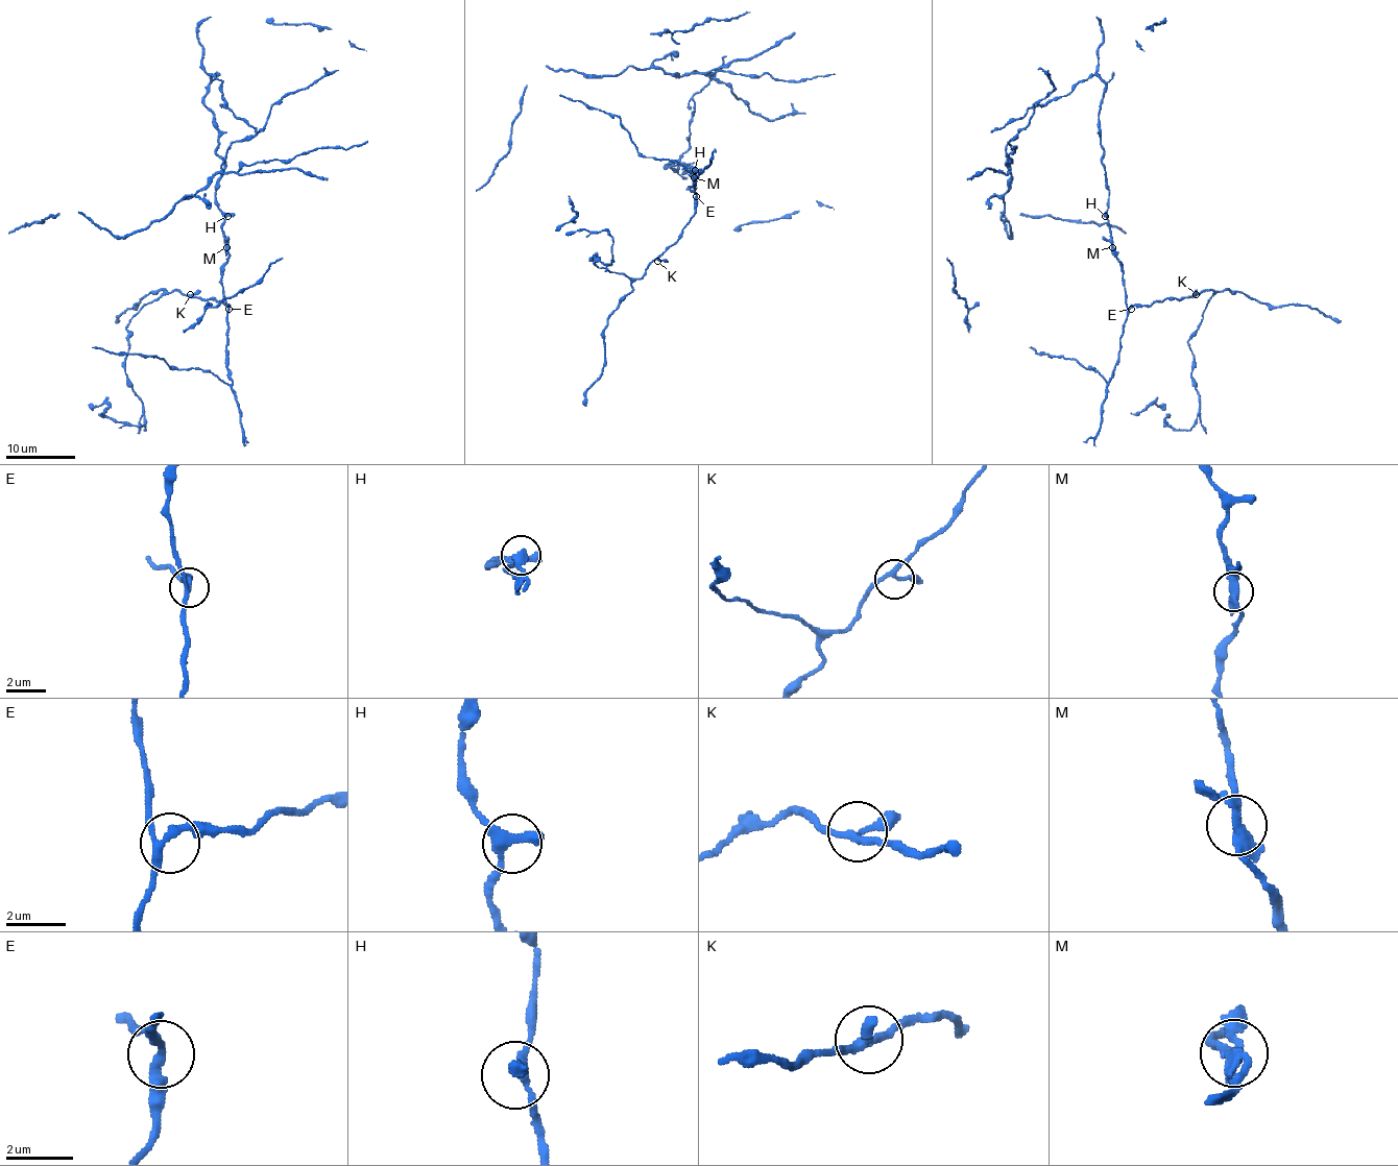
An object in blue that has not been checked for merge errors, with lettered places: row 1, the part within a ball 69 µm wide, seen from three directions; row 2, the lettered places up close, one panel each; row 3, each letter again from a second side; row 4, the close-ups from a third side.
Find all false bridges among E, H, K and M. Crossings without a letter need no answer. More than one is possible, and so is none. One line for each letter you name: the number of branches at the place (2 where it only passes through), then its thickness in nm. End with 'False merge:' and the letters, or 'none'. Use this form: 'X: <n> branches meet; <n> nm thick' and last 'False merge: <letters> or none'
False merge: none

